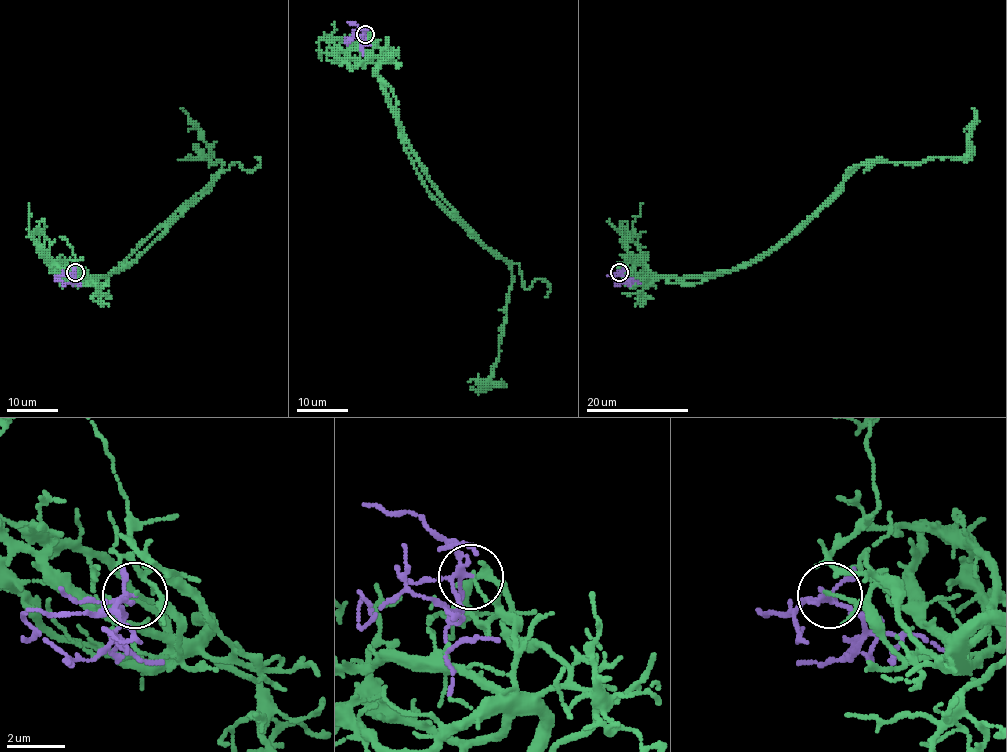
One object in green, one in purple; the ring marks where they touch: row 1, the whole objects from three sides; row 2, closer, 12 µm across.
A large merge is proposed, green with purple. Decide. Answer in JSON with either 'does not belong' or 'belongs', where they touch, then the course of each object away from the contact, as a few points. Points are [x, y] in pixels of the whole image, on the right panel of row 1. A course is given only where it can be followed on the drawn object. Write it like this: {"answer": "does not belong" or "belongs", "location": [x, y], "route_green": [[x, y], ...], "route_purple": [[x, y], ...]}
{"answer": "does not belong", "location": [619, 272], "route_green": [[619, 272], [640, 284], [646, 277], [699, 277], [753, 263], [799, 231], [862, 164], [969, 155], [971, 109]], "route_purple": [[619, 272], [625, 277], [622, 284], [628, 277], [623, 276]]}

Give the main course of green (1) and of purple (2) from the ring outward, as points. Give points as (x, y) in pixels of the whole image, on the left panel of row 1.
1: (76, 272), (83, 284), (131, 263), (220, 173), (221, 160), (202, 156), (209, 145), (181, 109)
2: (76, 272), (68, 284), (63, 284), (56, 276)

